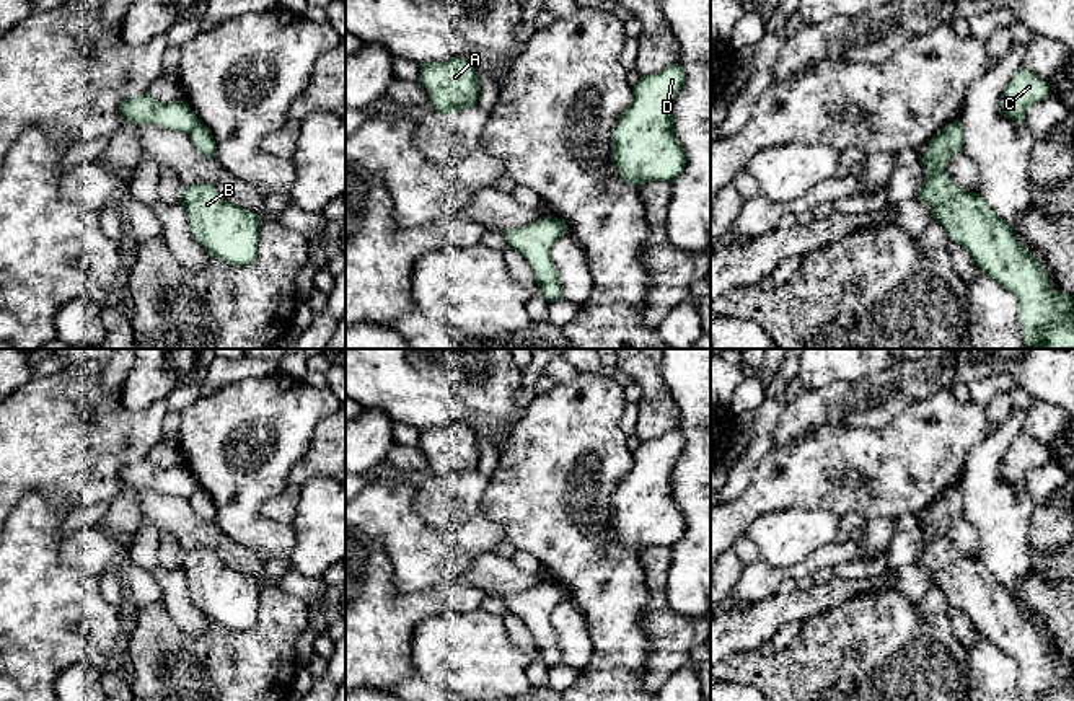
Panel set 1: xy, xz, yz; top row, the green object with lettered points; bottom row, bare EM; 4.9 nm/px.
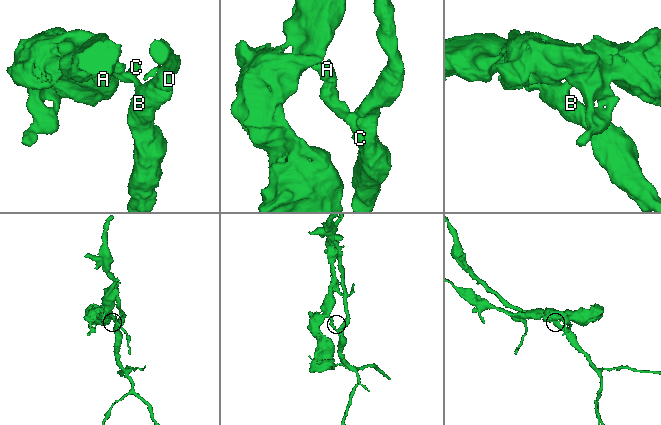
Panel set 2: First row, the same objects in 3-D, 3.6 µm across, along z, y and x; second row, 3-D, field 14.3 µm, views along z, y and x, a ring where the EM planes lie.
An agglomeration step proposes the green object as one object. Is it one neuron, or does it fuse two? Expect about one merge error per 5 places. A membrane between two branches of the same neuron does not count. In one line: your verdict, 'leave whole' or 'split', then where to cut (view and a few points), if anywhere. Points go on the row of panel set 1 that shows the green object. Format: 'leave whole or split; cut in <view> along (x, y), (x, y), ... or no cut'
split; cut in xy along (199, 123), (188, 132)

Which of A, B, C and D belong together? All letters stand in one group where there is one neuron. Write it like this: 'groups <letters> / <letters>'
groups A C / B D

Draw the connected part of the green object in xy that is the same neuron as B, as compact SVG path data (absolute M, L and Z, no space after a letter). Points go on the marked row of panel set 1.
M210 184L183 189L184 207L194 240L207 256L228 266L246 266L257 258L259 217L222 197Z

